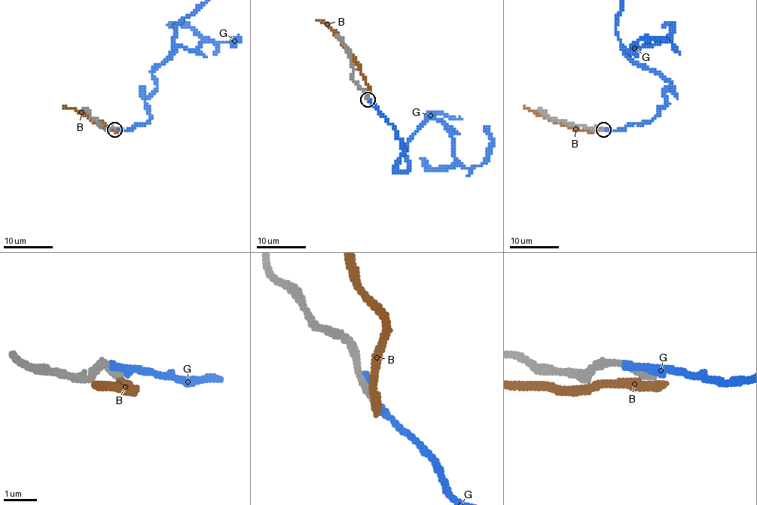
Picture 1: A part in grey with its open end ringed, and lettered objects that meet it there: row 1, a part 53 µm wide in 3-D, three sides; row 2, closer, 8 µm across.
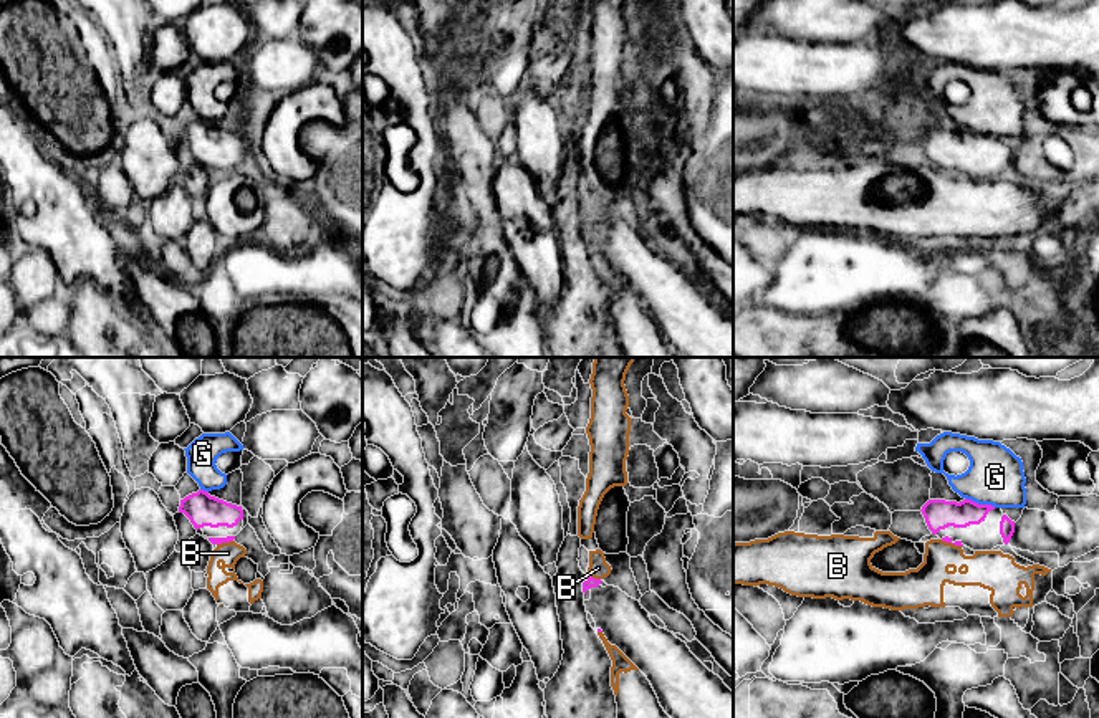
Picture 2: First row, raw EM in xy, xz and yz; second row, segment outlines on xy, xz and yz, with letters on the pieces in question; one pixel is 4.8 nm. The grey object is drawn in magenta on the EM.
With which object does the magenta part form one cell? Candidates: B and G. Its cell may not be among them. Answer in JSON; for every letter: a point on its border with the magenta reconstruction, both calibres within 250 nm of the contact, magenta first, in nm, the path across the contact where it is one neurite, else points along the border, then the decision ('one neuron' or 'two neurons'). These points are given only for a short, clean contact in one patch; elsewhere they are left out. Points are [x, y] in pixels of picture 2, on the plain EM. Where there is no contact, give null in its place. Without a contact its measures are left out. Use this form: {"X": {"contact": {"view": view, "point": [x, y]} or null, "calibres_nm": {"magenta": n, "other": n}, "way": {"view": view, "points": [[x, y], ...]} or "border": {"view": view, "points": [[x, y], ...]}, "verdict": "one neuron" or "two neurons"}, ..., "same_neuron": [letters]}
{"B": {"contact": {"view": "xz", "point": [593, 207]}, "calibres_nm": {"magenta": 50, "other": 100}, "verdict": "two neurons"}, "G": {"contact": {"view": "yz", "point": [980, 134]}, "calibres_nm": {"magenta": 140, "other": 280}, "verdict": "two neurons"}, "same_neuron": []}

